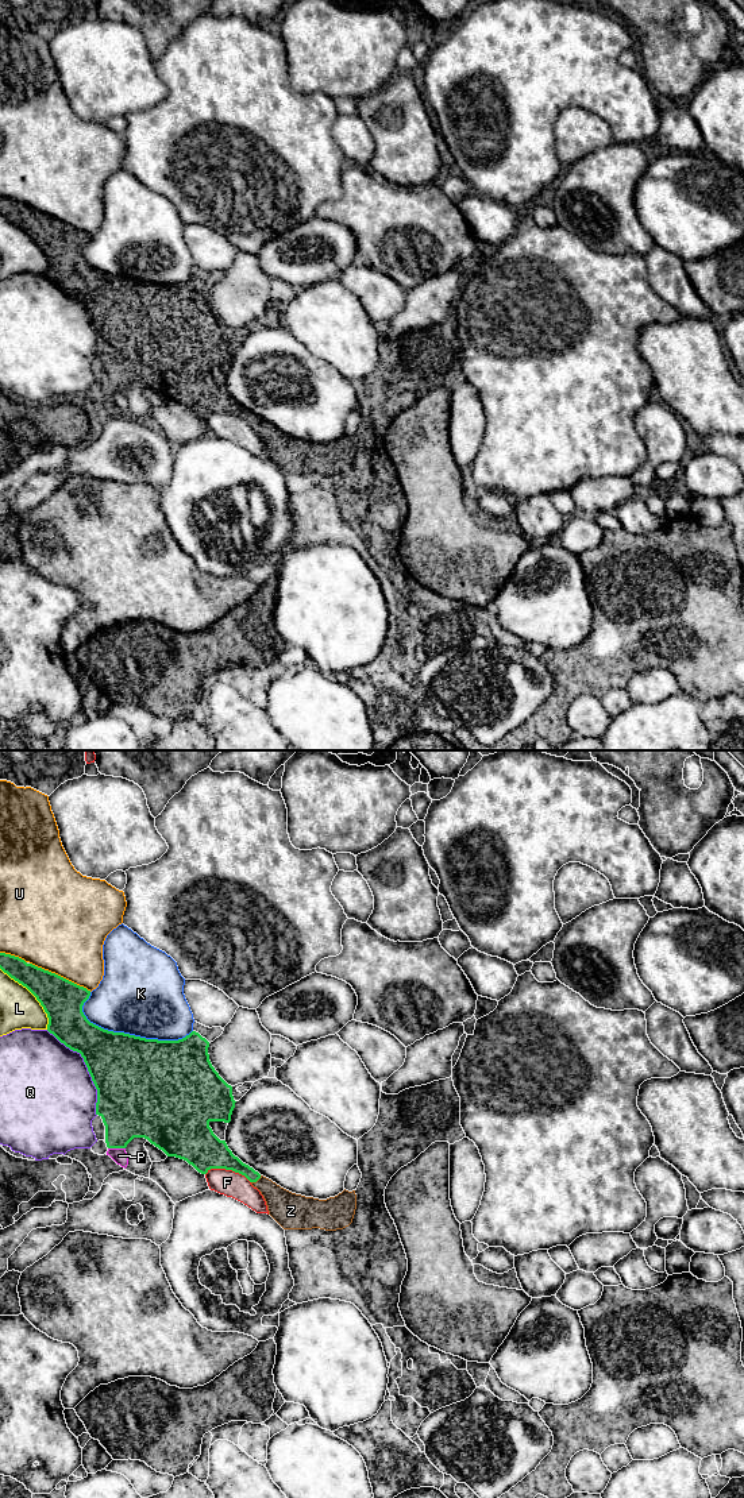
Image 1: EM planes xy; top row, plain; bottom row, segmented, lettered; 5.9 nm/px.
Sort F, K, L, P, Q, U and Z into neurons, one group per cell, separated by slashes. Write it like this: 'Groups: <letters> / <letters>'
Groups: F / K / L / P / Q / U / Z

